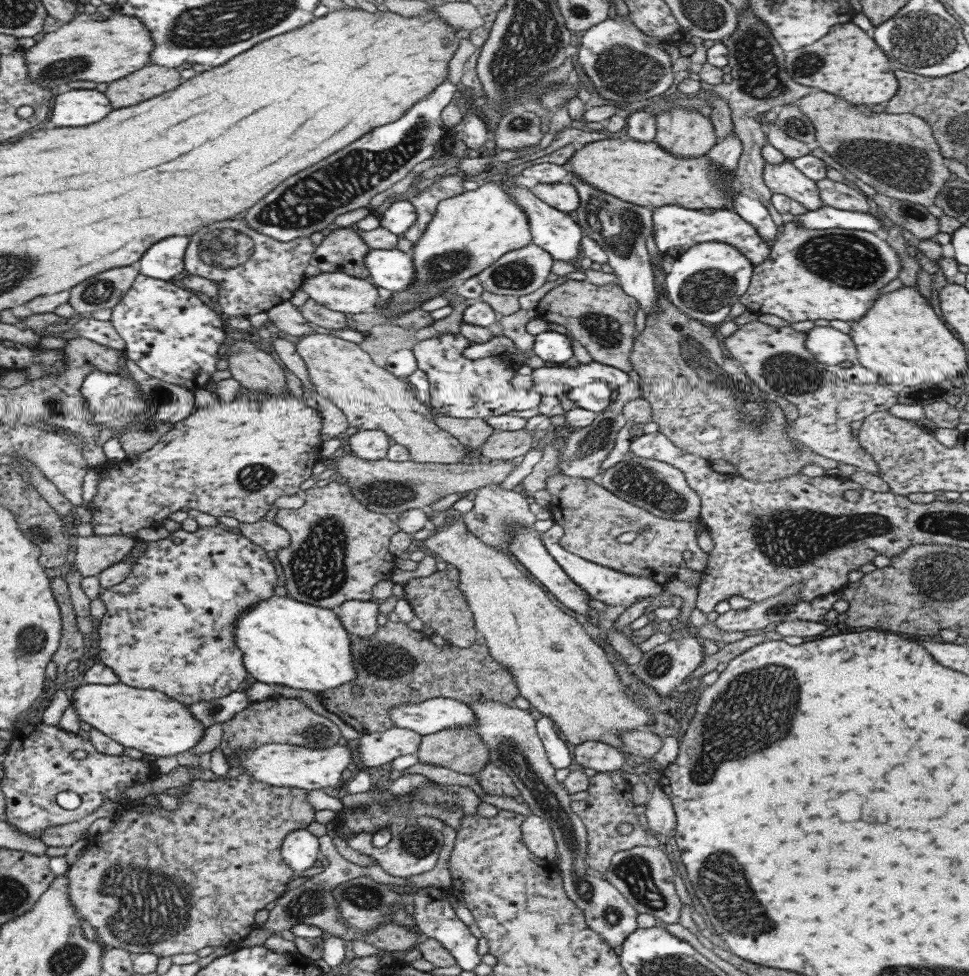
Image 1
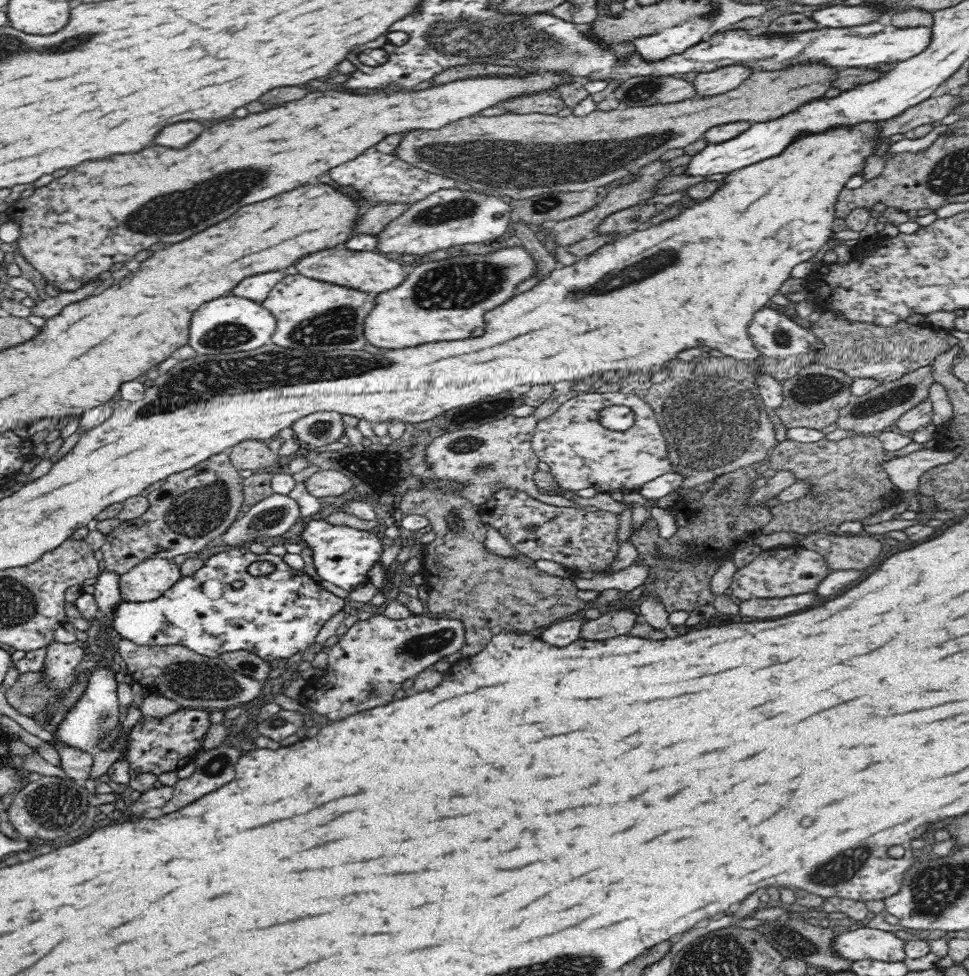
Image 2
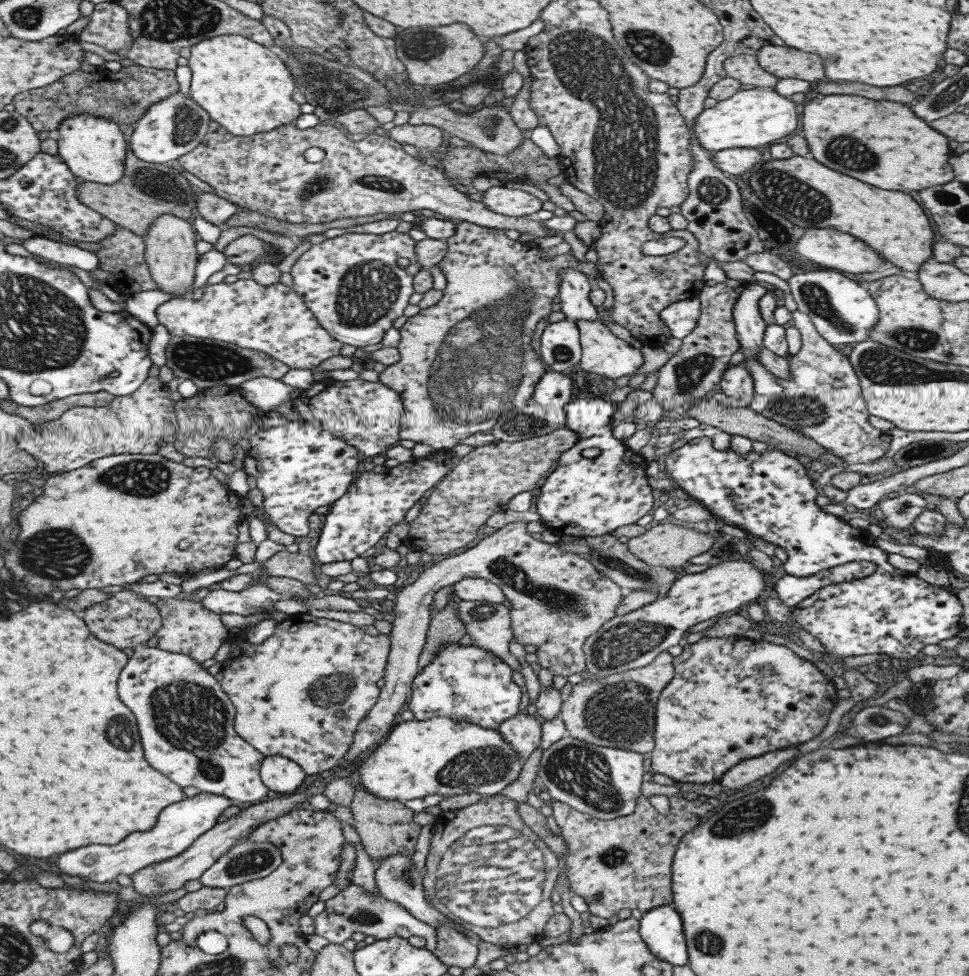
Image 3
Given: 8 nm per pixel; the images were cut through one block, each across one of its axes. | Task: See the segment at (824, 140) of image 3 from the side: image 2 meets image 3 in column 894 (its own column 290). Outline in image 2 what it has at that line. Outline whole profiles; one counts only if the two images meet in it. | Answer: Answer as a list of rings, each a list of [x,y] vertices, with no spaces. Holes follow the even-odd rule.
[[[533,71],[531,75],[527,77],[476,77],[471,79],[460,79],[454,82],[444,83],[440,86],[429,87],[424,90],[416,92],[404,92],[404,90],[398,90],[397,92],[390,92],[387,94],[372,94],[372,96],[358,96],[358,94],[346,94],[346,92],[334,92],[334,90],[328,90],[328,92],[310,92],[306,94],[302,100],[298,102],[288,102],[280,108],[272,108],[272,110],[266,110],[266,112],[260,112],[260,114],[248,114],[246,118],[240,118],[240,120],[228,120],[228,122],[222,122],[222,128],[220,124],[204,130],[204,134],[200,134],[200,138],[196,138],[194,142],[190,142],[186,148],[182,150],[170,150],[170,148],[162,148],[162,146],[152,146],[152,148],[144,148],[140,150],[138,154],[116,154],[112,158],[106,158],[106,160],[100,160],[100,162],[82,162],[80,166],[76,168],[70,168],[66,176],[62,178],[56,178],[54,182],[50,182],[48,186],[44,186],[42,190],[34,189],[31,196],[26,198],[18,198],[15,204],[10,204],[5,211],[5,216],[10,221],[18,223],[20,225],[20,232],[46,232],[46,234],[24,234],[20,233],[18,240],[14,240],[17,245],[18,252],[23,256],[26,262],[29,262],[38,272],[41,272],[42,276],[47,280],[47,282],[59,288],[64,292],[74,292],[80,287],[88,286],[92,281],[96,281],[101,277],[108,275],[108,268],[112,264],[123,263],[126,260],[131,260],[133,256],[140,250],[148,248],[153,244],[159,242],[170,242],[170,244],[176,244],[176,242],[182,242],[222,220],[226,220],[228,216],[232,216],[240,206],[246,206],[246,204],[254,204],[254,202],[262,202],[262,200],[268,200],[276,194],[282,194],[282,192],[288,192],[288,190],[294,190],[302,184],[308,184],[310,180],[326,174],[330,168],[334,166],[340,166],[356,156],[360,156],[366,148],[372,148],[376,146],[384,136],[390,136],[390,134],[400,134],[400,132],[409,132],[410,130],[417,130],[422,128],[422,130],[437,130],[442,129],[444,126],[450,125],[456,120],[462,118],[474,116],[476,112],[484,110],[484,108],[490,108],[490,106],[496,106],[500,104],[502,100],[508,100],[508,98],[514,98],[514,96],[524,96],[524,94],[533,94],[540,92],[542,90],[548,90],[548,88],[554,88],[562,84],[562,77],[556,75],[556,73],[538,72]]]

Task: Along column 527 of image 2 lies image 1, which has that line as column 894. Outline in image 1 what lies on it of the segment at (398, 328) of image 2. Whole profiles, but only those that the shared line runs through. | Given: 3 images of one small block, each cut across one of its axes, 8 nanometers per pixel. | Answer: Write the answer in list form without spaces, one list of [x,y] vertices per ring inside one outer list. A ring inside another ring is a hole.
[[[792,221],[783,222],[780,233],[773,241],[773,245],[770,246],[769,254],[767,258],[761,262],[761,264],[754,265],[752,267],[753,274],[751,275],[750,282],[745,292],[738,298],[738,302],[745,306],[746,310],[752,313],[760,314],[773,314],[778,316],[788,323],[801,322],[801,320],[844,320],[850,322],[853,320],[859,320],[867,312],[867,308],[871,306],[871,303],[879,294],[879,290],[891,282],[893,278],[899,274],[901,270],[901,263],[899,263],[899,257],[895,250],[891,246],[887,245],[887,241],[883,239],[883,234],[871,233],[871,231],[862,230],[845,230],[841,228],[825,228],[825,230],[807,230],[807,228],[797,227]]]

